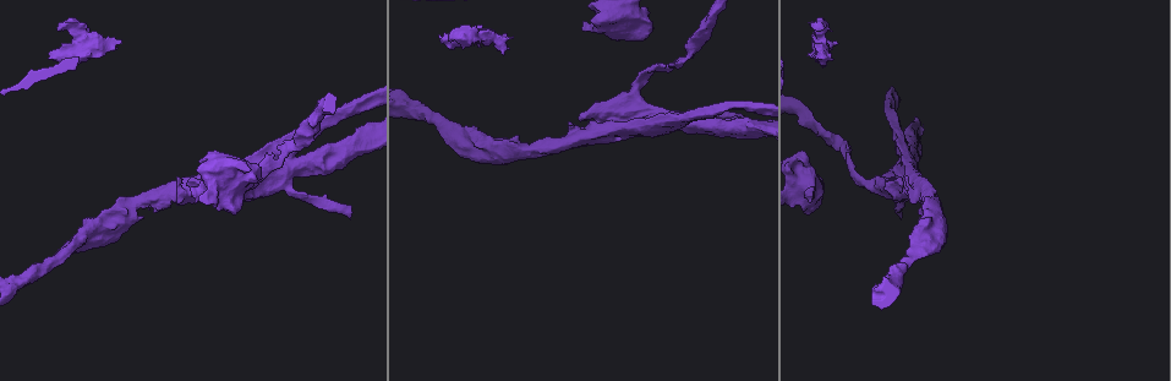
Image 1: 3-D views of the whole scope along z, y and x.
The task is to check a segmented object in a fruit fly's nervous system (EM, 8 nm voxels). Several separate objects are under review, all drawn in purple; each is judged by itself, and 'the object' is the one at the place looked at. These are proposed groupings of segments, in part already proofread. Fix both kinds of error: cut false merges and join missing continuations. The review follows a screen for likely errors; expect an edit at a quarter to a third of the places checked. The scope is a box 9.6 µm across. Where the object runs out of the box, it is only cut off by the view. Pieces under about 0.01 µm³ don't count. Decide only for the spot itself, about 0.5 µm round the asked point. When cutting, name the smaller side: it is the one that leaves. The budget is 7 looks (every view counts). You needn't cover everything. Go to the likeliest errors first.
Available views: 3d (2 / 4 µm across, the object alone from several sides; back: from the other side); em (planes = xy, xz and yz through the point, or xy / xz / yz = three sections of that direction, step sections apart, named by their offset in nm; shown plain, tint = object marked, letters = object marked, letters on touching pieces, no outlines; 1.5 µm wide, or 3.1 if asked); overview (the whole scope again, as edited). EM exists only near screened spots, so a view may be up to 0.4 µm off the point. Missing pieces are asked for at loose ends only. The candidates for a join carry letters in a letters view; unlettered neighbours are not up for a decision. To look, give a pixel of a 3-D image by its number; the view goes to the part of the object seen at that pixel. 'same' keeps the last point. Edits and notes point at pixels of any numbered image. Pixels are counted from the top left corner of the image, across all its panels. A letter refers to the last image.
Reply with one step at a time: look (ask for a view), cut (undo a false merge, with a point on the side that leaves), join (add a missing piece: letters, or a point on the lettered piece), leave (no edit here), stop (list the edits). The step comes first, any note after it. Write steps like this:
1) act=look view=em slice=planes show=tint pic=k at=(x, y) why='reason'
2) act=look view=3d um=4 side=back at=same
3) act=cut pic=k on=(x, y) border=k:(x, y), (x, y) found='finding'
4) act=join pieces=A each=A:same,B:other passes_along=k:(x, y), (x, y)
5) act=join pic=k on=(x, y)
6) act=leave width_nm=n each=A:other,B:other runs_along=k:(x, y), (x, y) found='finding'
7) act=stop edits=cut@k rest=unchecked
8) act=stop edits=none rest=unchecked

act=look view=3d um=2 pic=1 at=(901, 215) why='free end'

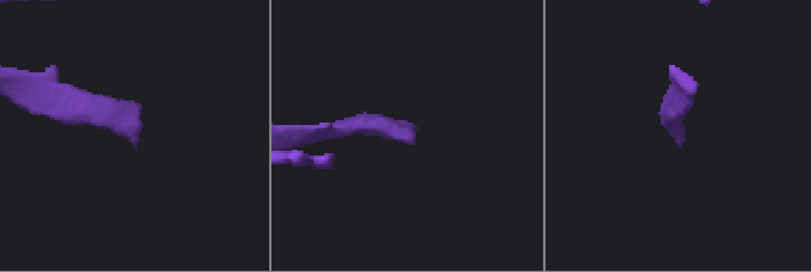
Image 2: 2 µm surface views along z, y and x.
act=look view=em slice=planes show=letters pic=2 at=(407, 135) why='now the EM'

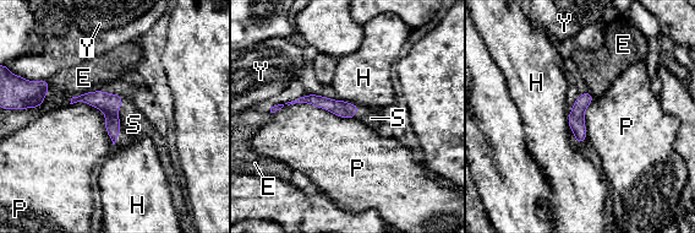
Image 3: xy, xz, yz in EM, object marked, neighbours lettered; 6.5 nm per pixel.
act=join pieces=S longest_contact=P:550nm each=E:other,H:other,P:other,S:same,Y:other passes_along=3:(109, 103), (120, 120), (133, 124) found='the neuron continues'

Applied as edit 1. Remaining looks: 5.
act=look view=3d um=4 pic=1 at=(195, 200) why='an open end'

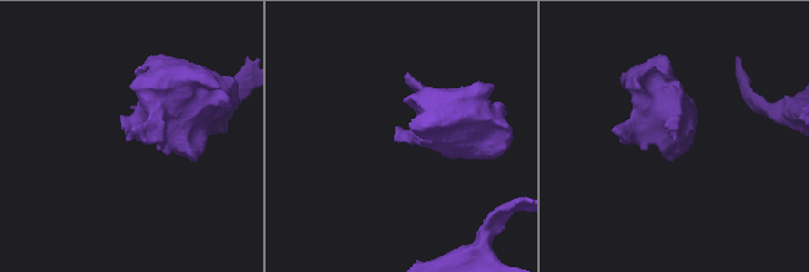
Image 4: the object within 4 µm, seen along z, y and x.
act=look view=em slice=planes show=tint pic=4 at=(132, 139)

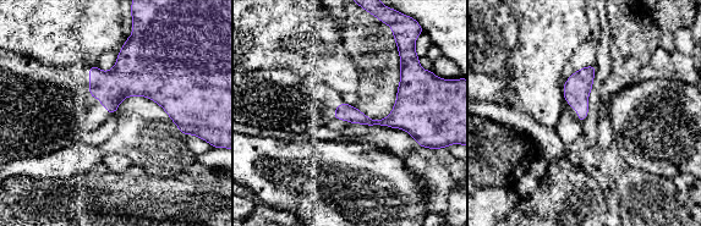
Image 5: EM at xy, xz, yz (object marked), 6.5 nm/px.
act=look view=em slice=planes show=letters at=same

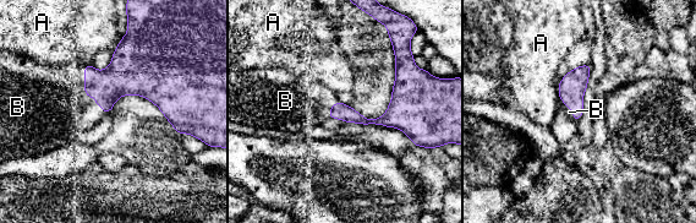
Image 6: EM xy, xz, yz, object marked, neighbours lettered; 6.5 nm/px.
act=join pieces=B each=A:other,B:same found='the neuron continues'

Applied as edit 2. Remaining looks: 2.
act=stop edits=join@3,join@6 rest=unchecked

